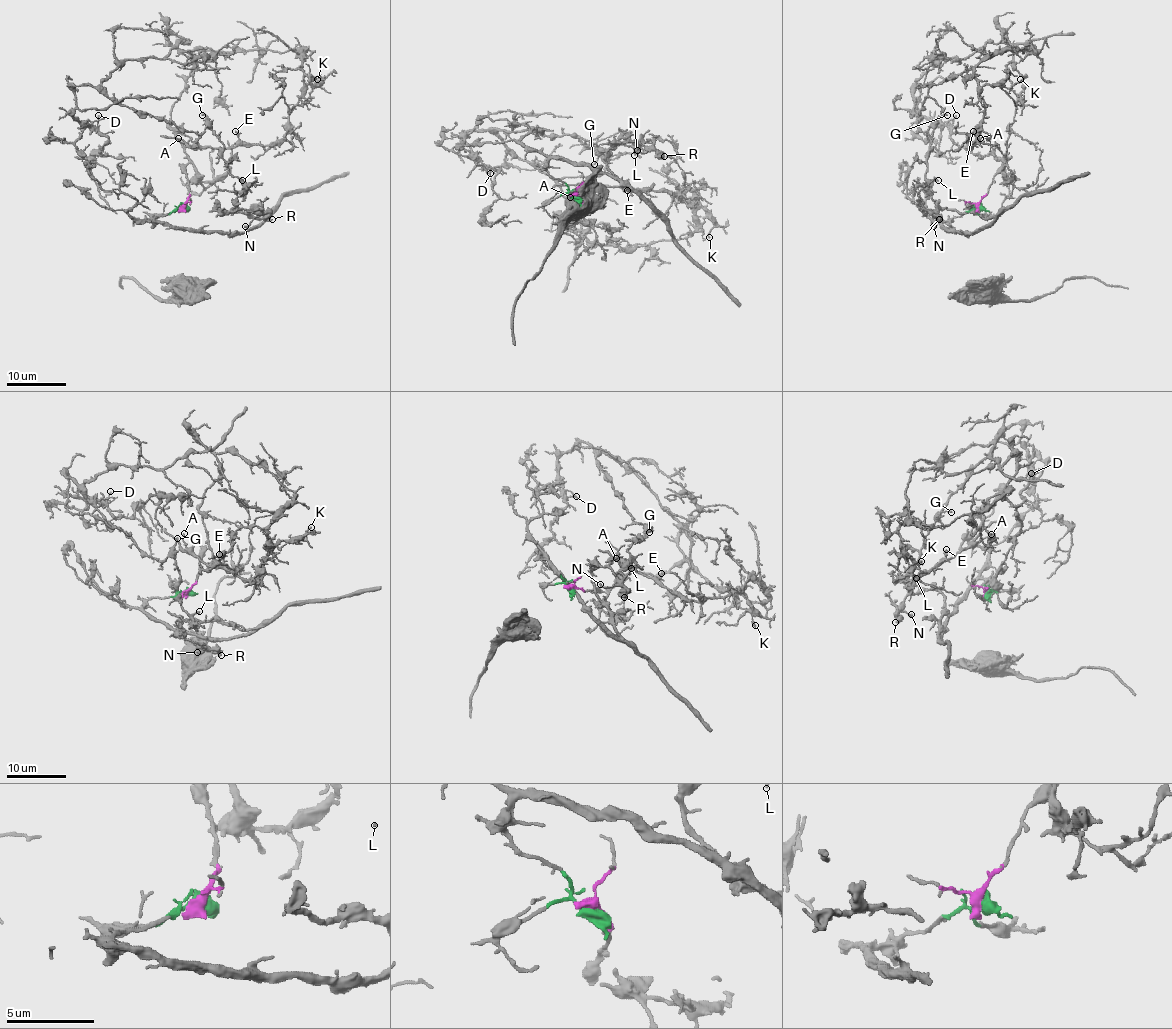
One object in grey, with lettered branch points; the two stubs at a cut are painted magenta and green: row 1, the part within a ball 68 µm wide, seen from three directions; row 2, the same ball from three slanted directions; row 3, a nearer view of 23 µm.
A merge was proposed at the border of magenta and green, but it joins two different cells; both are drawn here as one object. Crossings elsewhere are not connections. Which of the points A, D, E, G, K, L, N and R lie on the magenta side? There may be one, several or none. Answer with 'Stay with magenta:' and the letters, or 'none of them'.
Stay with magenta: A, D, E, G, K, L

